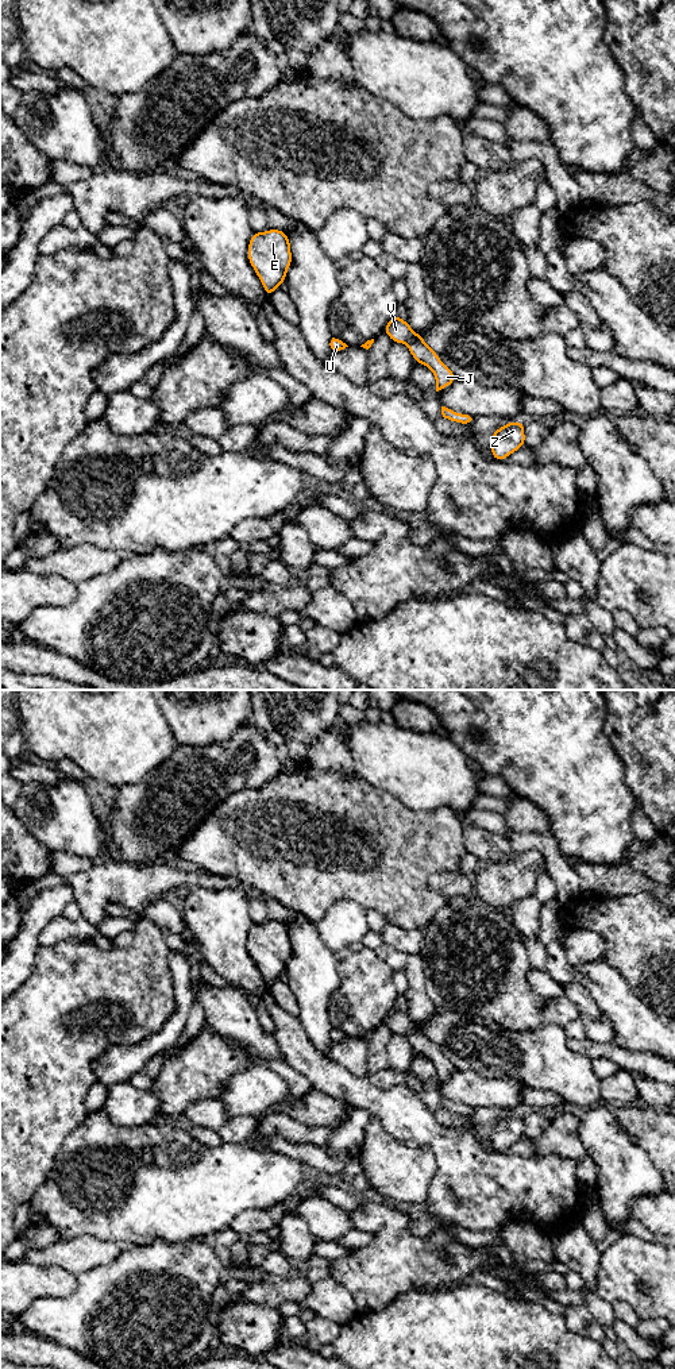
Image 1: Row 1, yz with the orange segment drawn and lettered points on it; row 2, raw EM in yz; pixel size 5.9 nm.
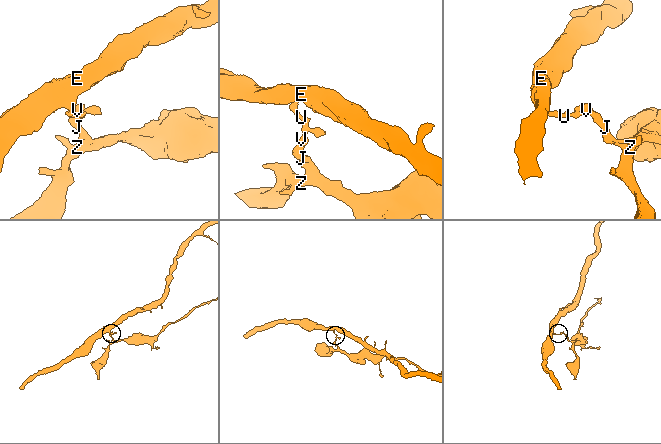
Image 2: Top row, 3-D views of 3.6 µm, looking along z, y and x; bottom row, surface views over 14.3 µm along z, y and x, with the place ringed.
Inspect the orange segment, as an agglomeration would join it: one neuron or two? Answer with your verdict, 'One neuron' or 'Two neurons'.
Two neurons

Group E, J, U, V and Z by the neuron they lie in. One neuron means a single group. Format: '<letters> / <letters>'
E U V / J Z

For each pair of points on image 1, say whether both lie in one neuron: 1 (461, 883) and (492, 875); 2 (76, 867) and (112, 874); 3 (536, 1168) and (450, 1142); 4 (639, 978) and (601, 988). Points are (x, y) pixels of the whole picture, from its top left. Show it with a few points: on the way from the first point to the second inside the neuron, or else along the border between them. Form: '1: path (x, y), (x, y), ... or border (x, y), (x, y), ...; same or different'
1: border (471, 876), (474, 894); different
2: border (96, 863), (85, 871), (57, 875); different
3: path (515, 1168), (478, 1168), (471, 1161); same
4: border (605, 959), (647, 1006); different

